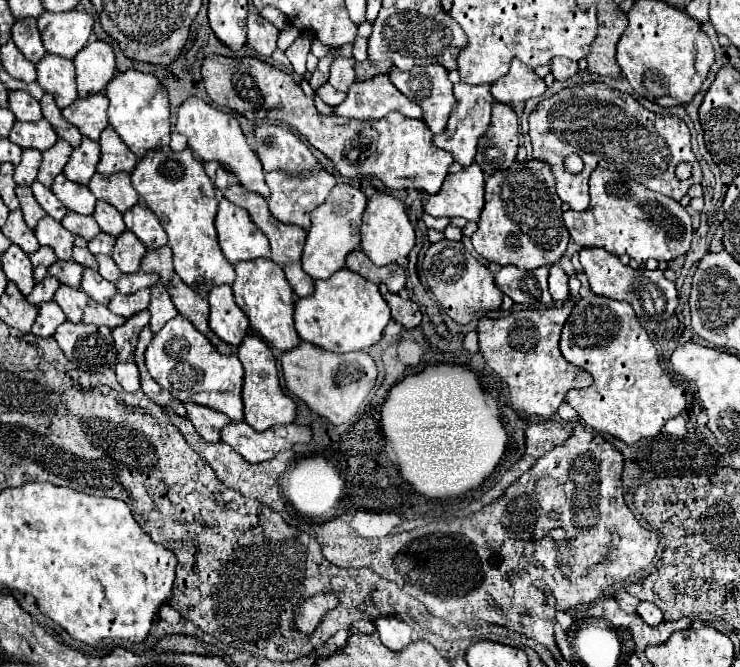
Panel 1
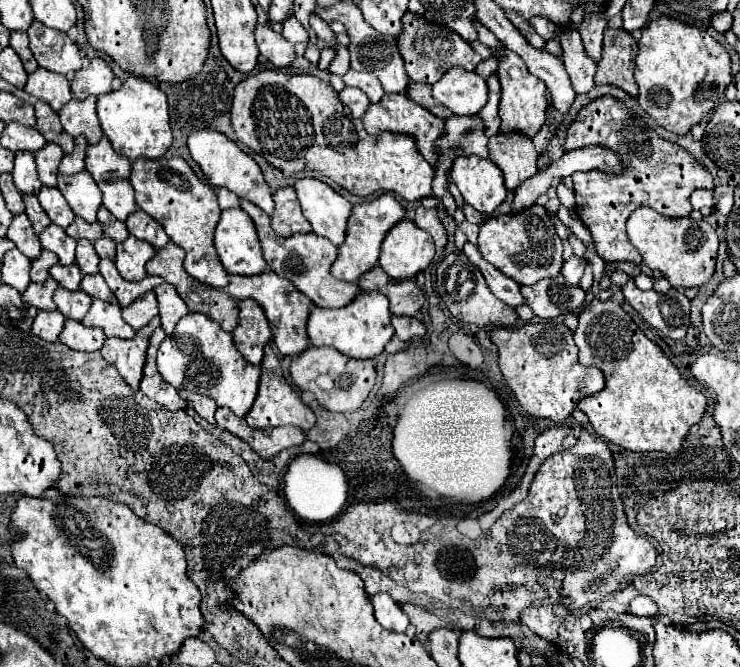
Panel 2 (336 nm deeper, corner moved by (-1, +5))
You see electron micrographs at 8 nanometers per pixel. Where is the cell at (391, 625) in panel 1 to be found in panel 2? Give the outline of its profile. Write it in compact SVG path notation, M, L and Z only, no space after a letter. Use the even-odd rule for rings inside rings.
M377 593L371 597L371 603L375 603L375 619L383 629L403 633L409 627L409 617L387 593Z

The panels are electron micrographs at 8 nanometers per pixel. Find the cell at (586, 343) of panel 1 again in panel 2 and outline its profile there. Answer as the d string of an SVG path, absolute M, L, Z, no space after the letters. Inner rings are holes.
M613 295L607 301L593 299L591 303L587 303L579 313L579 325L573 333L573 339L579 347L579 363L599 367L605 375L603 391L599 391L599 395L589 395L587 399L581 399L577 403L579 409L589 417L589 423L595 433L603 441L611 441L629 451L677 451L689 427L701 421L707 407L707 399L701 391L691 387L679 375L675 365L665 357L665 353L645 337L645 333L623 309L619 297Z

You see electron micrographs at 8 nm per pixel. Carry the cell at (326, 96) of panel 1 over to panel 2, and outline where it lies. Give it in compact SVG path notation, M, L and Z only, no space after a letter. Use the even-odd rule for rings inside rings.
M345 87L341 93L339 93L339 99L341 103L351 109L351 115L353 117L361 117L369 105L369 99L367 95L363 95L363 91L359 91L357 87Z

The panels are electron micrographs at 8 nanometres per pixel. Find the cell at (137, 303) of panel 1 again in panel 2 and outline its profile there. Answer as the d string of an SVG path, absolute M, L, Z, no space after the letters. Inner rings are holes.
M147 291L143 295L139 295L139 299L135 299L135 303L127 305L123 309L123 319L135 329L139 331L143 325L147 325L155 315L159 313L157 309L157 299L153 291Z

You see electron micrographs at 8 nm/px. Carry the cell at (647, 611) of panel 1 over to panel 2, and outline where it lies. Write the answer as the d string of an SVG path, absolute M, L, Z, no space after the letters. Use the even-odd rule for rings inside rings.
M639 595L637 599L631 601L629 613L637 615L637 617L655 617L657 615L657 603L651 597Z

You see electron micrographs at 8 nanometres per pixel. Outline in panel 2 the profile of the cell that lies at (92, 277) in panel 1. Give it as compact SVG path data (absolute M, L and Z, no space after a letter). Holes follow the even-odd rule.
M95 273L95 275L85 275L83 281L81 281L81 289L83 289L87 295L95 297L95 299L113 301L113 293L111 293L111 289L107 287L107 283L101 279L99 273Z

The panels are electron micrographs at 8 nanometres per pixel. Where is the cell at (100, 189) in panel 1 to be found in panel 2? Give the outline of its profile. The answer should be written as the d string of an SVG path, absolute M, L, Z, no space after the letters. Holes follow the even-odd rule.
M109 179L99 183L103 193L103 205L119 219L125 221L131 213L135 213L137 203L133 197L133 187L127 179Z

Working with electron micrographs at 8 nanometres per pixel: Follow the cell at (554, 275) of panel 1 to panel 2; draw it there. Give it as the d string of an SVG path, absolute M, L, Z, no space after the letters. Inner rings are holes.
M571 257L563 263L561 267L561 275L567 279L567 283L571 283L573 287L579 287L579 281L583 277L583 269L585 269L585 261L579 257Z

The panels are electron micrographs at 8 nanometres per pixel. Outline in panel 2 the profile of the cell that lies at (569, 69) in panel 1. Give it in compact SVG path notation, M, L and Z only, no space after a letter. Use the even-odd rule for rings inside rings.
M563 31L561 33L561 47L563 47L563 63L571 79L571 87L575 93L587 93L595 87L593 75L597 63L583 51L583 41L579 39L579 31Z

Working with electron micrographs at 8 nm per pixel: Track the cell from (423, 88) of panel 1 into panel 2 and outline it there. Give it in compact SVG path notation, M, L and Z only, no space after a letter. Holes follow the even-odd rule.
M451 67L451 71L433 85L433 97L455 115L473 115L487 103L487 83L477 73Z

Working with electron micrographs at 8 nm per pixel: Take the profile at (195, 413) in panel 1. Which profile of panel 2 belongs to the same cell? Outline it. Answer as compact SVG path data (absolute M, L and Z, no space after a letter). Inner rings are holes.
M179 391L179 393L181 393L181 397L183 397L185 401L189 401L189 405L191 405L205 421L209 421L209 423L215 425L215 409L217 409L217 405L215 405L213 399L207 399L207 397L197 395L197 393L193 393L193 391Z

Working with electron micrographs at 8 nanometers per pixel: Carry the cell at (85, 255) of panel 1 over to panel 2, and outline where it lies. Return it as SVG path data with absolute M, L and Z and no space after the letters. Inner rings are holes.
M79 239L77 243L77 259L75 263L81 267L83 273L87 275L93 275L93 273L99 273L99 257L93 249L93 243L87 241L87 239Z

